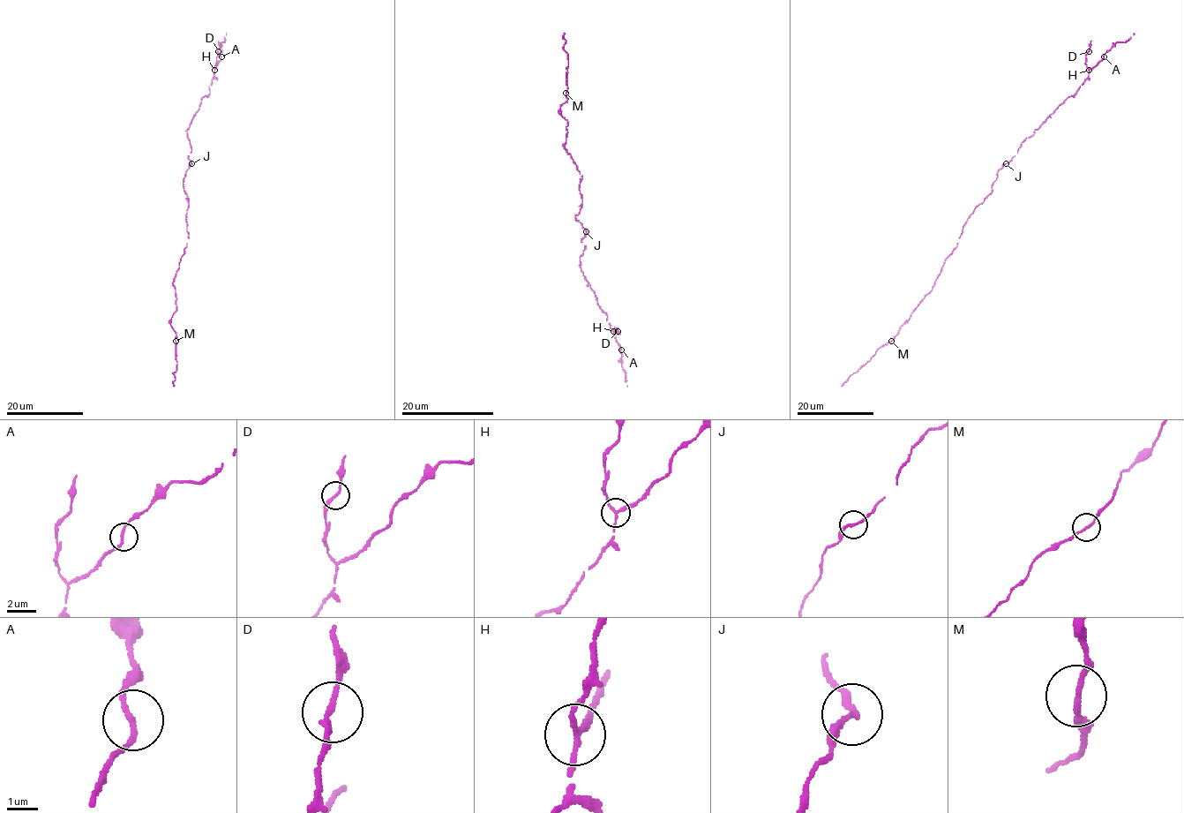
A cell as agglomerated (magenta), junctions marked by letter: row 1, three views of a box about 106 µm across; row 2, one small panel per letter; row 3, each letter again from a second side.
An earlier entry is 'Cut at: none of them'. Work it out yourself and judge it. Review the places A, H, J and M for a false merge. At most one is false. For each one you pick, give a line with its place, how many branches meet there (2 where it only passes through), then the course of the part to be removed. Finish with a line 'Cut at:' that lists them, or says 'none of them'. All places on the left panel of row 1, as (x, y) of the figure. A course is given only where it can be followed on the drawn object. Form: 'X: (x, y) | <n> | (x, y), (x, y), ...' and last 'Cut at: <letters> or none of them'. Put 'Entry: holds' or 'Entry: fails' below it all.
H: (214, 70) | 3 | (214, 70), (218, 41)
Cut at: H
Entry: fails

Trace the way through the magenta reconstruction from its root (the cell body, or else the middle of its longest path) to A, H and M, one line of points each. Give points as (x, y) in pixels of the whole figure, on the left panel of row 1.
A: (189, 199), (183, 185), (191, 163), (187, 130), (201, 99), (210, 94), (209, 86), (221, 56)
H: (189, 199), (183, 185), (191, 163), (187, 130), (201, 99), (210, 94), (214, 70)
M: (189, 199), (185, 215), (189, 238), (173, 282), (176, 311), (170, 325), (176, 333), (176, 341)

